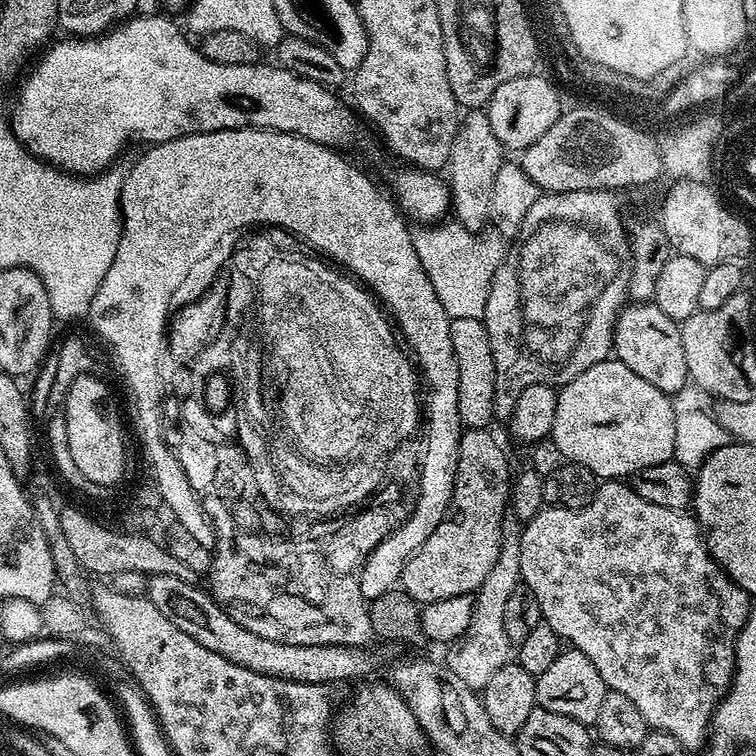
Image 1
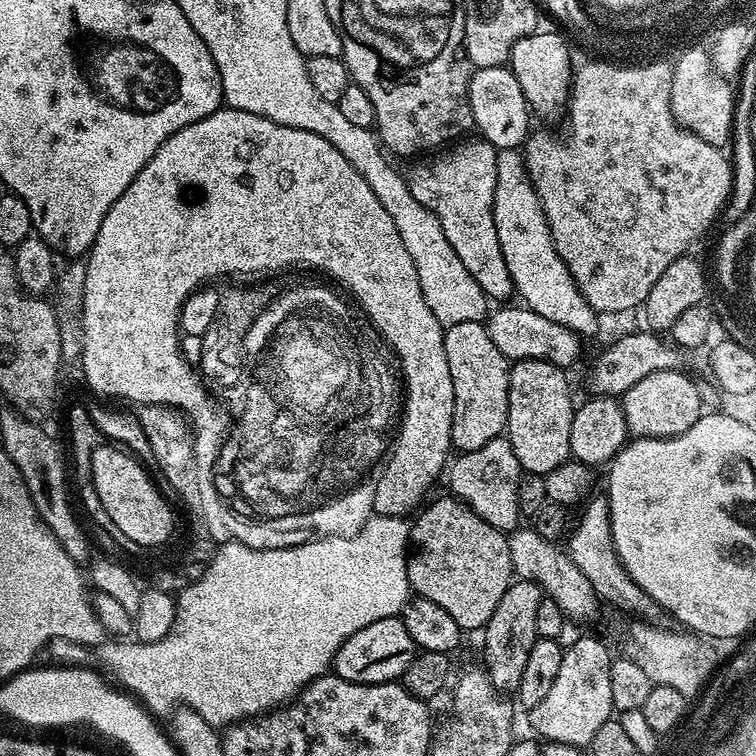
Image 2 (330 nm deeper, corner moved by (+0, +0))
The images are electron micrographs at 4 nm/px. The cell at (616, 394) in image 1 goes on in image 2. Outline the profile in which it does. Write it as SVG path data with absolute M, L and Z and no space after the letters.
M677 370L675 372L659 372L658 374L650 374L646 378L642 378L642 382L636 383L634 386L630 386L630 390L626 390L622 397L622 403L624 406L624 413L626 414L626 422L628 423L628 431L633 437L647 438L650 440L664 440L668 436L681 436L686 430L690 430L690 426L694 426L694 422L698 422L702 415L702 401L701 401L701 385L696 385L690 377L687 376L687 371Z

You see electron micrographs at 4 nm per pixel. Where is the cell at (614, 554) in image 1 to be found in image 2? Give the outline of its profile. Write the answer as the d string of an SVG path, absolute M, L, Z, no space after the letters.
M497 438L473 452L460 452L457 457L457 460L455 457L451 461L446 472L446 480L448 476L448 484L452 487L451 495L464 501L474 510L474 514L478 514L478 518L490 522L490 526L505 534L511 533L522 520L518 506L518 486L522 469L514 460L514 450L510 442L506 438Z

